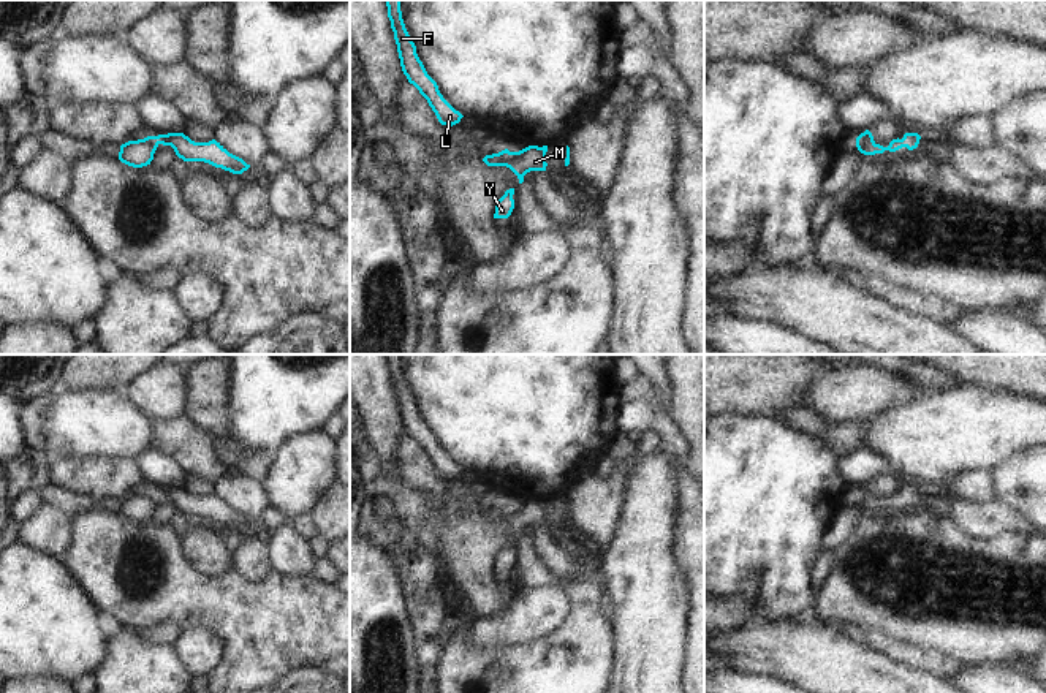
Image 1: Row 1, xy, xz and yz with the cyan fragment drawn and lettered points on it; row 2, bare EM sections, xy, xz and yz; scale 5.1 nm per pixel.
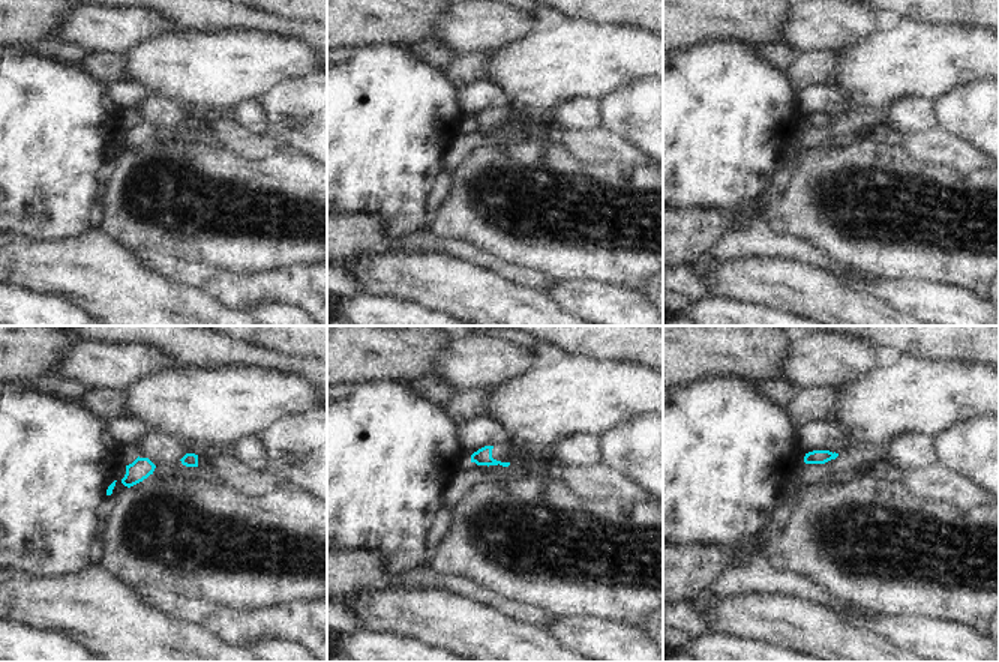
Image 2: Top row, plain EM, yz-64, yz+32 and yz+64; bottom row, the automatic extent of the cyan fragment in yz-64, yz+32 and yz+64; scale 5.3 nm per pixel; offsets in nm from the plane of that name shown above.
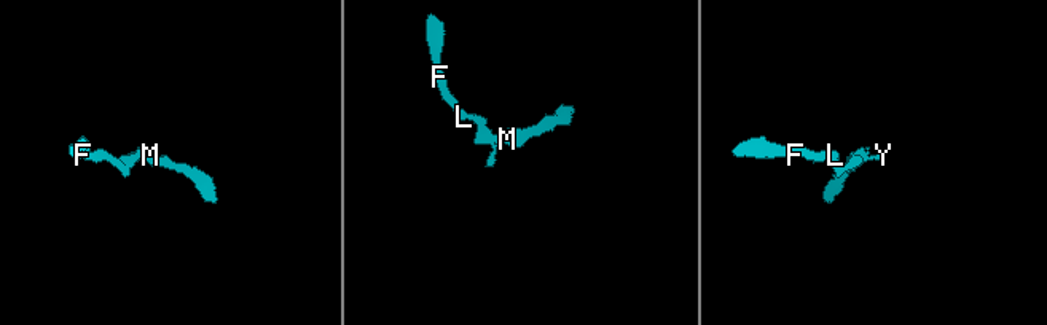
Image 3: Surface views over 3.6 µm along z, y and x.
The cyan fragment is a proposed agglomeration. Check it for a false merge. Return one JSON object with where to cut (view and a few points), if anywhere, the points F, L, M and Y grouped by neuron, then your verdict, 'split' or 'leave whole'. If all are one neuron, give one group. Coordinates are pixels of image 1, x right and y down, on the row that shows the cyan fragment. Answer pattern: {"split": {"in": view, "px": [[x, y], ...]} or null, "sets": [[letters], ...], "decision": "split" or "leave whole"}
{"split": {"in": "xz", "px": [[511, 152], [507, 166]]}, "sets": [["F", "L", "Y"], ["M"]], "decision": "split"}

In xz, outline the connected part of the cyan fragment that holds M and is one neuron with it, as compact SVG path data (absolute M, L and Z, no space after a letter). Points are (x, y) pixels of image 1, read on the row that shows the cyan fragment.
M529 146L519 152L511 152L508 168L517 176L519 184L524 182L524 176L530 171L546 171L546 152L548 146Z

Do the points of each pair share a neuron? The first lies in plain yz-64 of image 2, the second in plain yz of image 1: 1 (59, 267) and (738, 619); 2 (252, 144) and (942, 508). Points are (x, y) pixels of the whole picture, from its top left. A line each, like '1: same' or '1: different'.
1: different
2: different

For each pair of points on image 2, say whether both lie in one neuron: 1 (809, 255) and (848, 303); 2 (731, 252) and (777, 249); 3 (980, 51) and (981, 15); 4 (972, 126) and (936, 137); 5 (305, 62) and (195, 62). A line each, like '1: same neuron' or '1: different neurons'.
1: different neurons
2: same neuron
3: different neurons
4: different neurons
5: same neuron

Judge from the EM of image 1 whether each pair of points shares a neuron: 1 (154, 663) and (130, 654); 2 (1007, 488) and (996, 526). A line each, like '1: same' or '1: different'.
1: same
2: different

